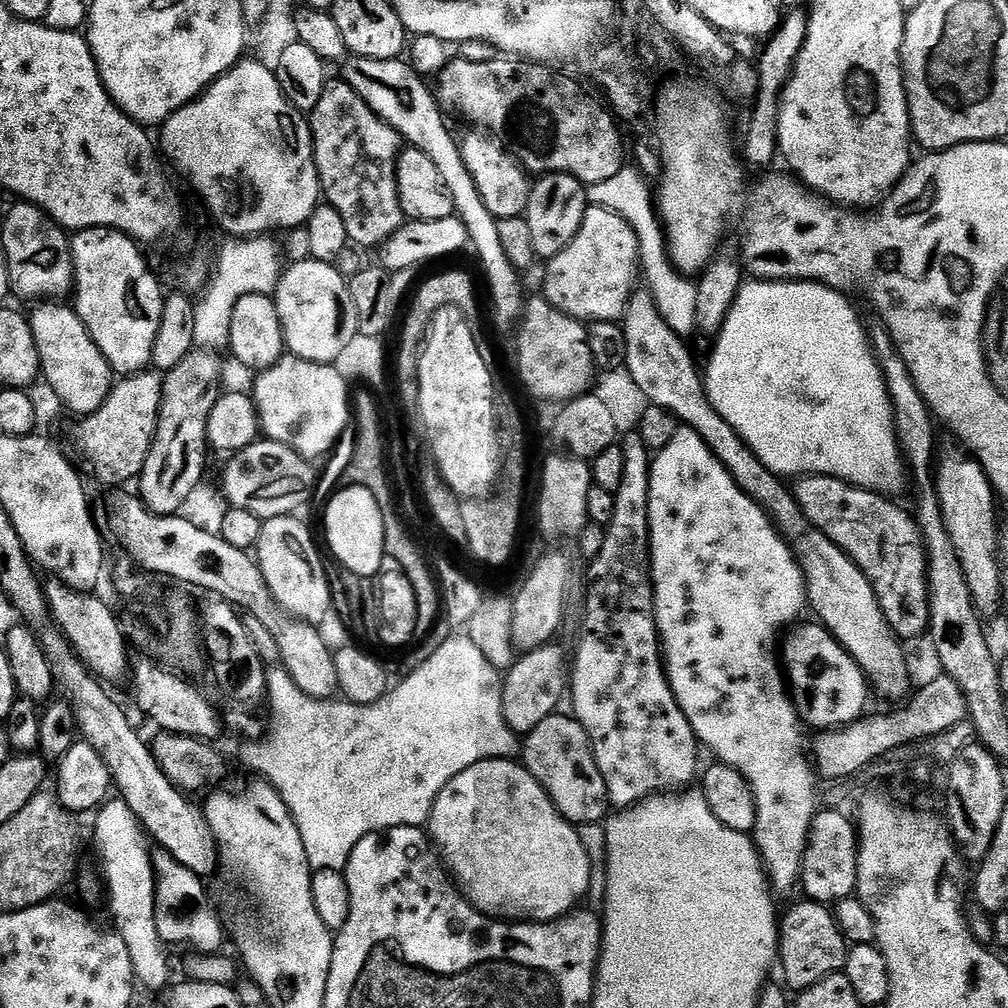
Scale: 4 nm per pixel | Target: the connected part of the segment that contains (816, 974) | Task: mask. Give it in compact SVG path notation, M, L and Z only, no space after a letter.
M807 898L801 901L801 904L794 905L778 920L780 925L778 968L784 971L783 983L796 994L805 992L828 976L843 973L850 947L848 941L844 939L831 907L817 904L816 901Z

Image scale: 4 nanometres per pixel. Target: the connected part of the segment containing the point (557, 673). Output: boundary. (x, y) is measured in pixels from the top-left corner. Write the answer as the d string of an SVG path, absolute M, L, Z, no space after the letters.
M555 643L548 644L545 648L539 648L533 652L525 653L517 659L511 668L507 669L502 683L502 714L508 723L508 729L517 734L527 734L538 726L538 722L546 722L557 711L560 699L566 696L566 660L564 664L563 652L556 648Z

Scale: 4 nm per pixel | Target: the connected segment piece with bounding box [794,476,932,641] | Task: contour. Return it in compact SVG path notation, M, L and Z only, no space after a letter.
M833 476L797 479L794 491L802 514L866 574L889 628L901 641L923 637L930 628L932 595L928 592L928 552L915 515L903 512L887 496L854 488Z

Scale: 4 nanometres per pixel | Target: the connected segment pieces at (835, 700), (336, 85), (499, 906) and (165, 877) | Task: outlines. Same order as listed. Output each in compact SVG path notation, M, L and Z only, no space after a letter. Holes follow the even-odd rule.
M801 623L799 626L793 627L789 631L793 632L788 637L785 635L782 640L782 668L786 673L787 683L790 685L790 699L795 705L797 716L805 725L809 724L814 728L813 730L843 728L865 715L864 707L868 704L870 681L858 666L855 658L833 638L832 633L823 624L811 623Z
M340 78L325 83L322 98L318 98L318 106L310 113L310 123L323 199L342 214L342 223L353 245L379 249L388 241L389 234L406 220L400 210L396 185L396 162L402 151L400 133L374 114L360 95ZM383 220L386 231L380 232Z
M479 760L470 770L462 770L458 778L454 778L438 794L438 798L432 807L432 813L426 825L430 833L431 843L438 853L439 859L446 865L451 879L460 889L465 900L472 907L477 908L484 916L490 916L505 922L543 922L545 920L557 920L560 916L566 916L577 907L579 900L583 901L588 895L590 886L590 858L586 858L586 850L582 850L582 842L578 838L576 828L564 815L552 804L552 799L546 794L546 790L538 781L528 773L523 763L511 760Z
M163 850L153 851L152 865L156 871L156 921L164 945L185 944L196 954L219 953L224 940L226 944L226 928L220 925L220 916L204 889L205 881Z

